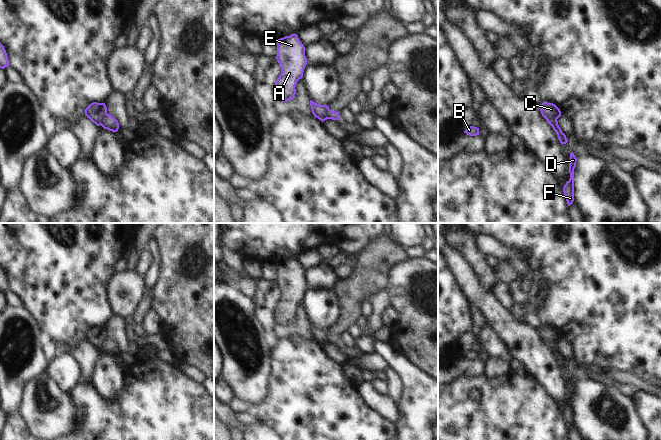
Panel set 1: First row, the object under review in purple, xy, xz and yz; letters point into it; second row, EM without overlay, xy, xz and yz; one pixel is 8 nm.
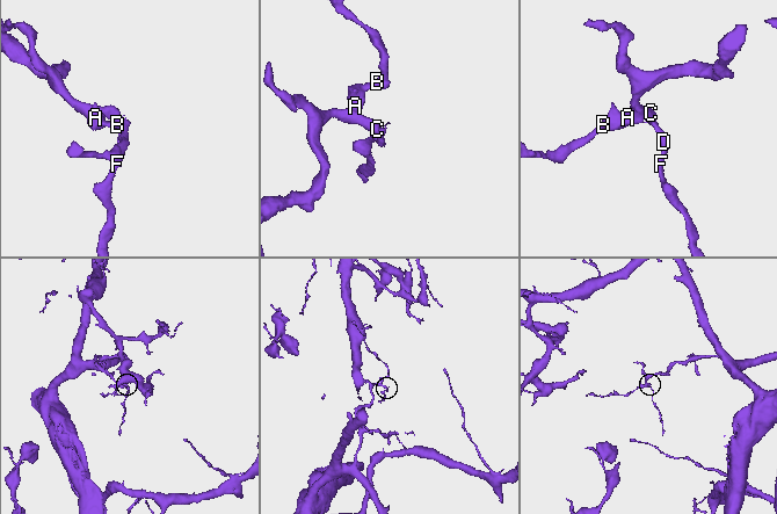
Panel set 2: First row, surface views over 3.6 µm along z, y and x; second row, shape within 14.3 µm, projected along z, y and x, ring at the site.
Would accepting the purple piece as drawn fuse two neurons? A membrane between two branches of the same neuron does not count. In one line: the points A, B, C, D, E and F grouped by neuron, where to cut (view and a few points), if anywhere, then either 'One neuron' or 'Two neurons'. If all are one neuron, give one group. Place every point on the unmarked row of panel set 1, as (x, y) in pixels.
Groups: A B C E / D F. Split along xz (327, 331), (327, 340), (329, 342). Two neurons

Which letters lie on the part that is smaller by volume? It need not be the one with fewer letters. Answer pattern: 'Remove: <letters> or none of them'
Remove: D, F

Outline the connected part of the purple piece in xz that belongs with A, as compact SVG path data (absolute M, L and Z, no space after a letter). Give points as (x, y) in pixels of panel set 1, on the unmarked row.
M291 258L277 264L276 283L281 292L281 298L277 302L273 319L275 324L288 326L294 323L295 310L303 301L307 289L305 271L300 266L297 258Z

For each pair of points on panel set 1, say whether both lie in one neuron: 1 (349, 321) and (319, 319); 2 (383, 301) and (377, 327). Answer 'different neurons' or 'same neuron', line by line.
1: different neurons
2: same neuron

